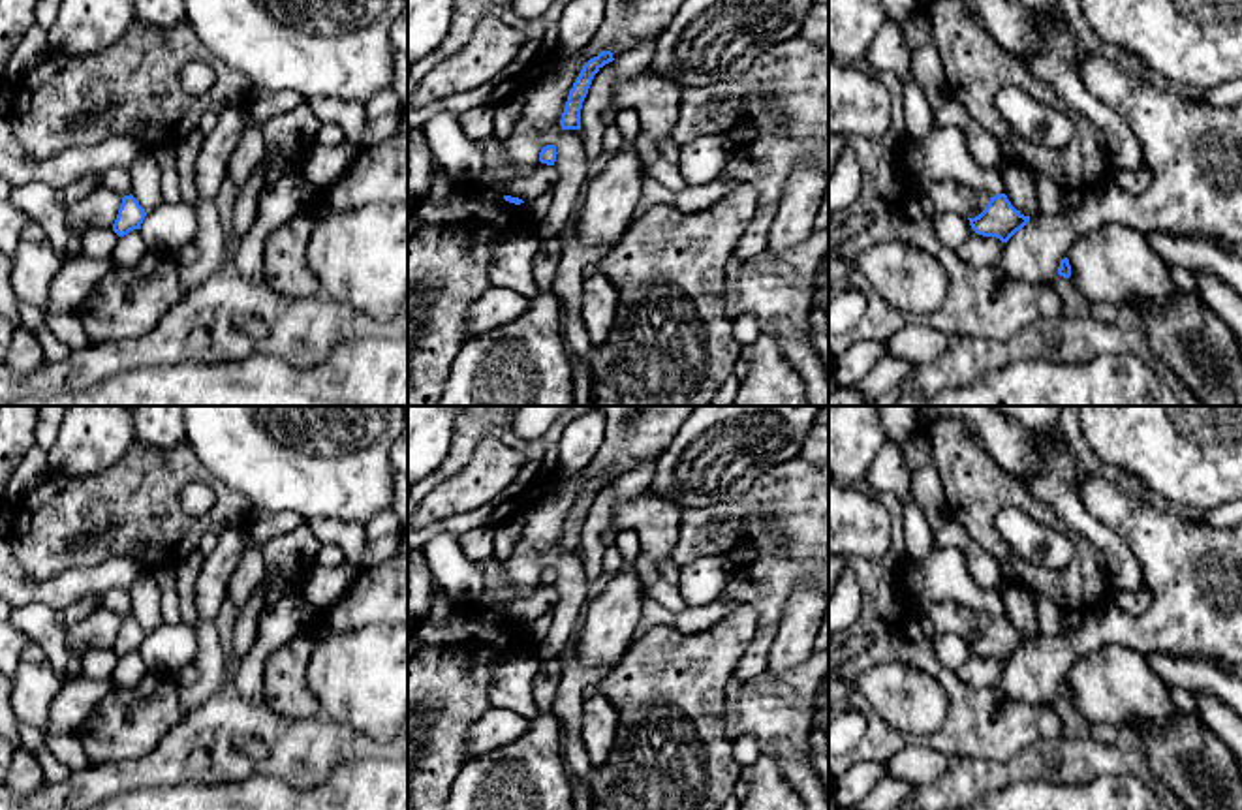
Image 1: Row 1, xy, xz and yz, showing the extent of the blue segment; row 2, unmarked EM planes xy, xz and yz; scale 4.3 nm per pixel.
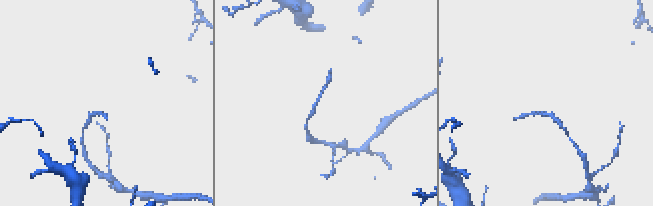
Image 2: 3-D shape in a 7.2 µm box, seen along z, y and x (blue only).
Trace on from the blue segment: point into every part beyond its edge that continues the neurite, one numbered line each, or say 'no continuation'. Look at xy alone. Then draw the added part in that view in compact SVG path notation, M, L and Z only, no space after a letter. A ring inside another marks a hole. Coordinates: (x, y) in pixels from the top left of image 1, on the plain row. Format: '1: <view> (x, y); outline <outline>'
1: xy (117, 600); outline M109 588L101 594L101 607L116 615L130 616L130 594L124 588Z

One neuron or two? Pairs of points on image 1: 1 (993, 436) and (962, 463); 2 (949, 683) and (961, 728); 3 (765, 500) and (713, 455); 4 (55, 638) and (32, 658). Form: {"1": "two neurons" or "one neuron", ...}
{"1": "two neurons", "2": "one neuron", "3": "two neurons", "4": "two neurons"}

